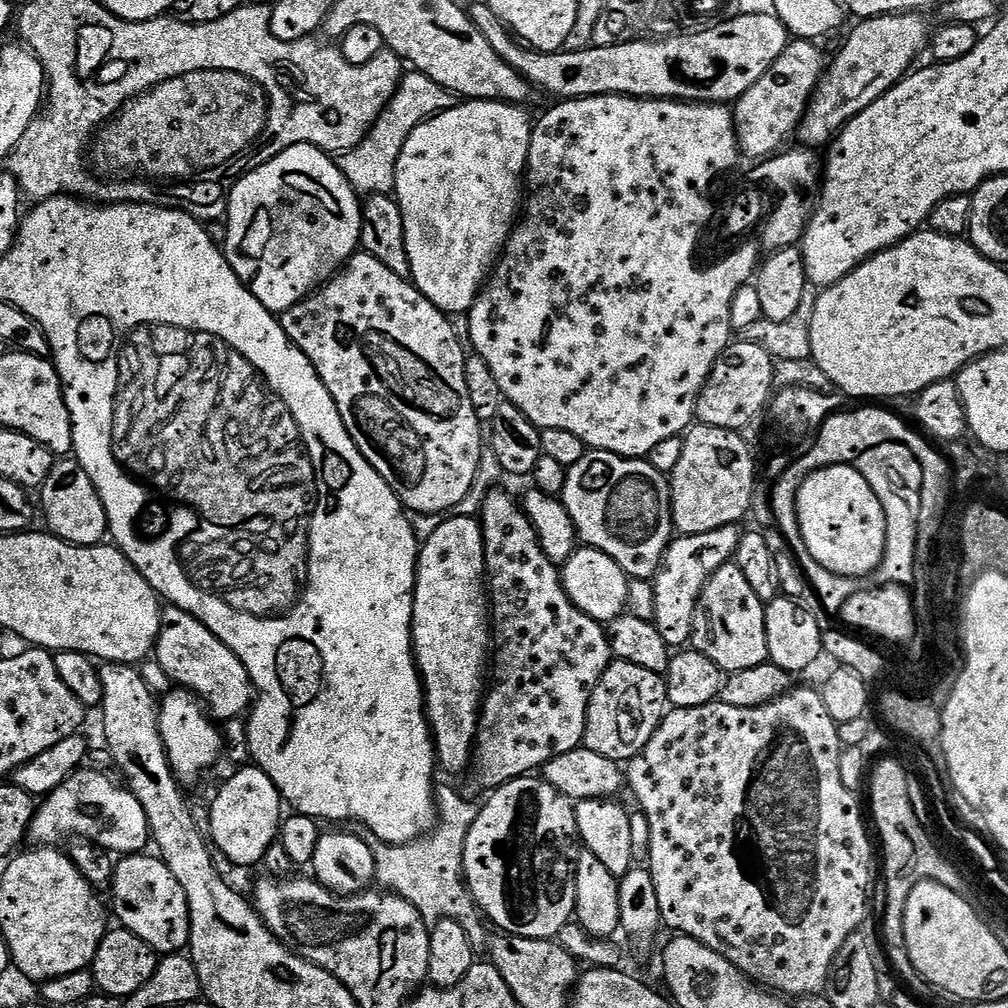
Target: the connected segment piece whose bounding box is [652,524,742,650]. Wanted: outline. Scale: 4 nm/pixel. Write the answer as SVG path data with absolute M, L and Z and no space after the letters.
M727 524L706 534L677 535L668 545L660 569L652 580L652 589L654 623L658 634L662 634L662 642L666 642L669 649L683 649L691 641L698 598L712 575L735 557L741 535L740 524Z

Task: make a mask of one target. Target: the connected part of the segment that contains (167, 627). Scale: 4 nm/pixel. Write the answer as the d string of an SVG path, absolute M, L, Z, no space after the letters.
M168 606L161 611L154 660L160 663L161 670L176 683L173 685L199 698L203 707L217 721L232 720L240 715L243 717L254 703L252 680L238 654L234 654L234 650L230 650L230 646L219 640L202 621L180 608Z

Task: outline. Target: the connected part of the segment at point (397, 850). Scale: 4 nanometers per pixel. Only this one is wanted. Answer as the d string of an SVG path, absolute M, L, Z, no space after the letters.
M437 787L434 795L439 823L427 836L412 840L409 844L384 844L377 836L367 837L376 863L375 883L391 895L401 896L406 902L410 902L410 906L414 906L414 910L418 910L418 914L426 922L458 922L458 926L466 930L466 938L470 938L470 946L474 950L487 949L490 932L484 929L482 913L464 879L466 834L470 834L470 826L474 826L476 821L477 805L463 800L458 793L451 792L448 788Z

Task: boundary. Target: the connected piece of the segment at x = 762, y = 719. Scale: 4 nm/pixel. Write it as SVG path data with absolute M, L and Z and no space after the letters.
M815 687L795 688L756 708L739 708L721 702L697 708L672 708L658 730L654 730L650 742L646 742L644 749L626 764L627 791L636 795L648 819L646 867L654 878L654 891L658 893L658 910L663 927L673 928L673 933L689 936L699 944L705 944L710 950L726 957L749 981L791 998L814 996L825 991L834 958L838 950L842 950L842 942L865 927L868 887L872 884L872 844L864 829L864 816L856 801L858 796L842 786L842 774L838 774L842 751L839 727L829 718L824 699Z

